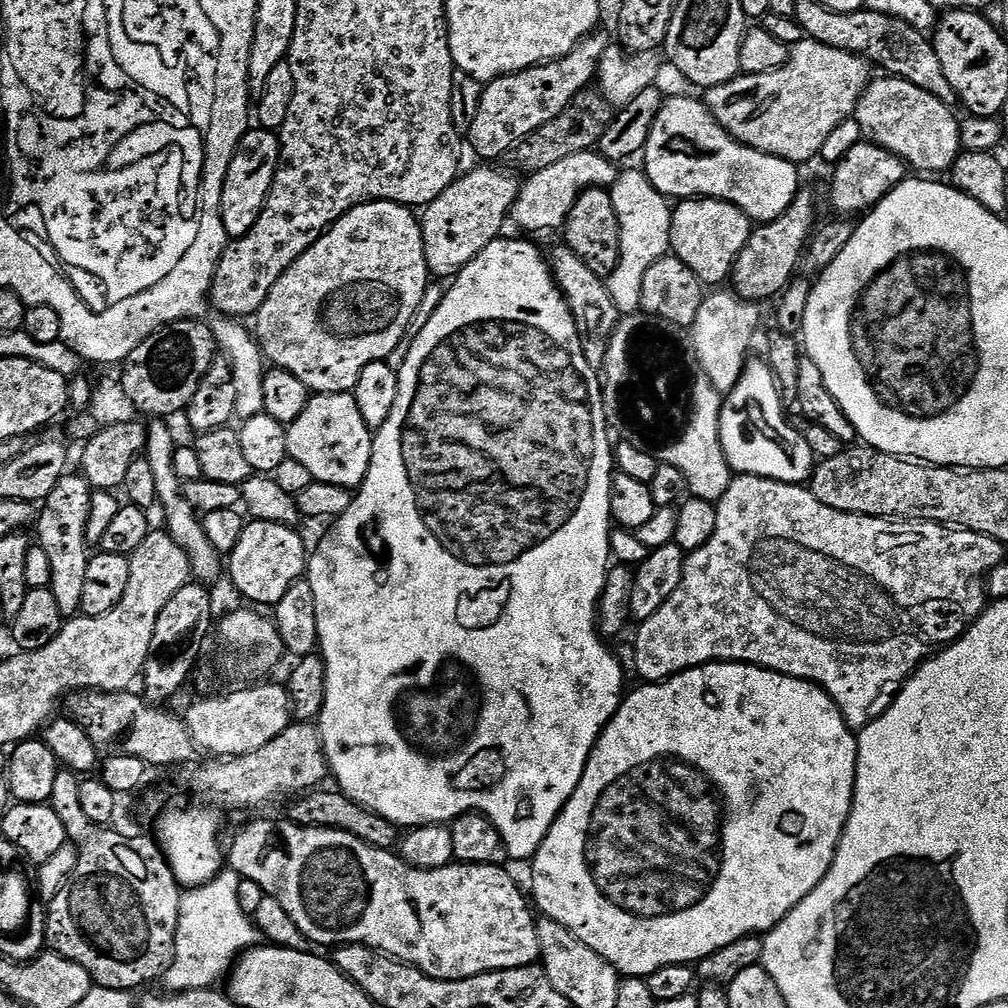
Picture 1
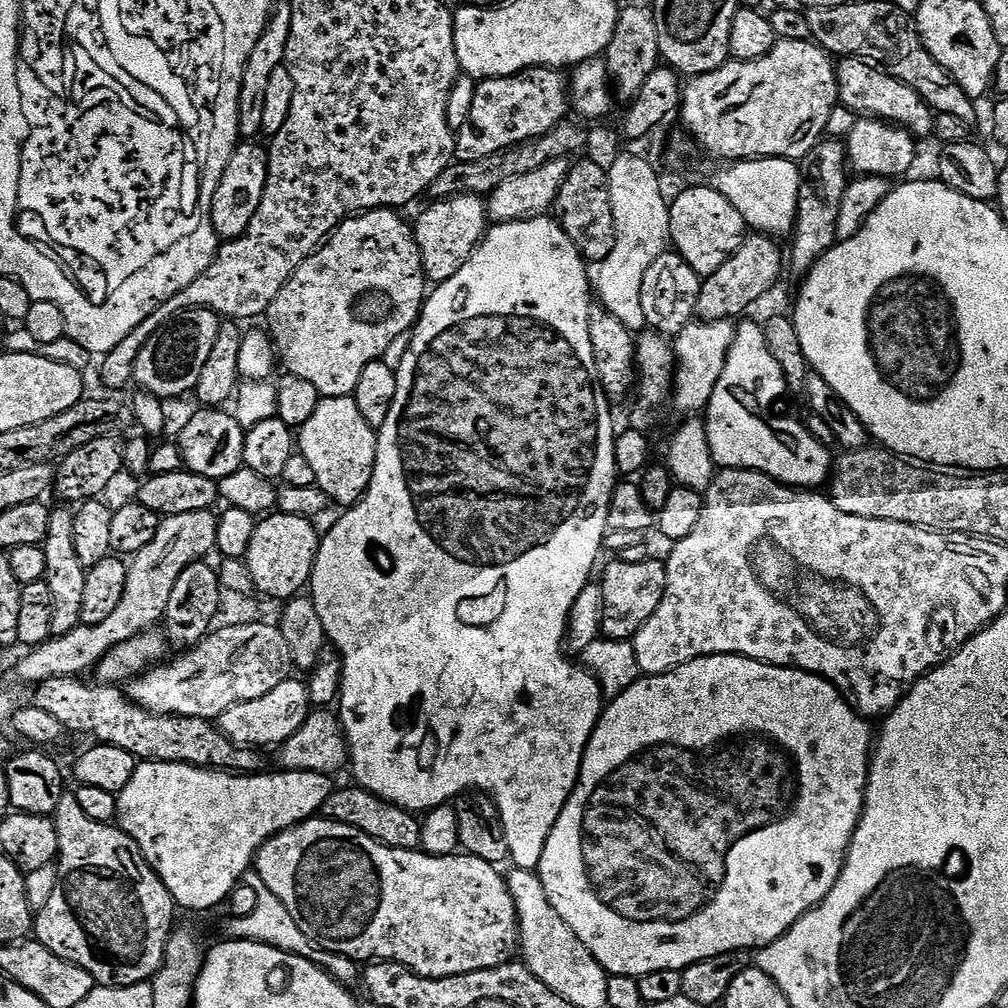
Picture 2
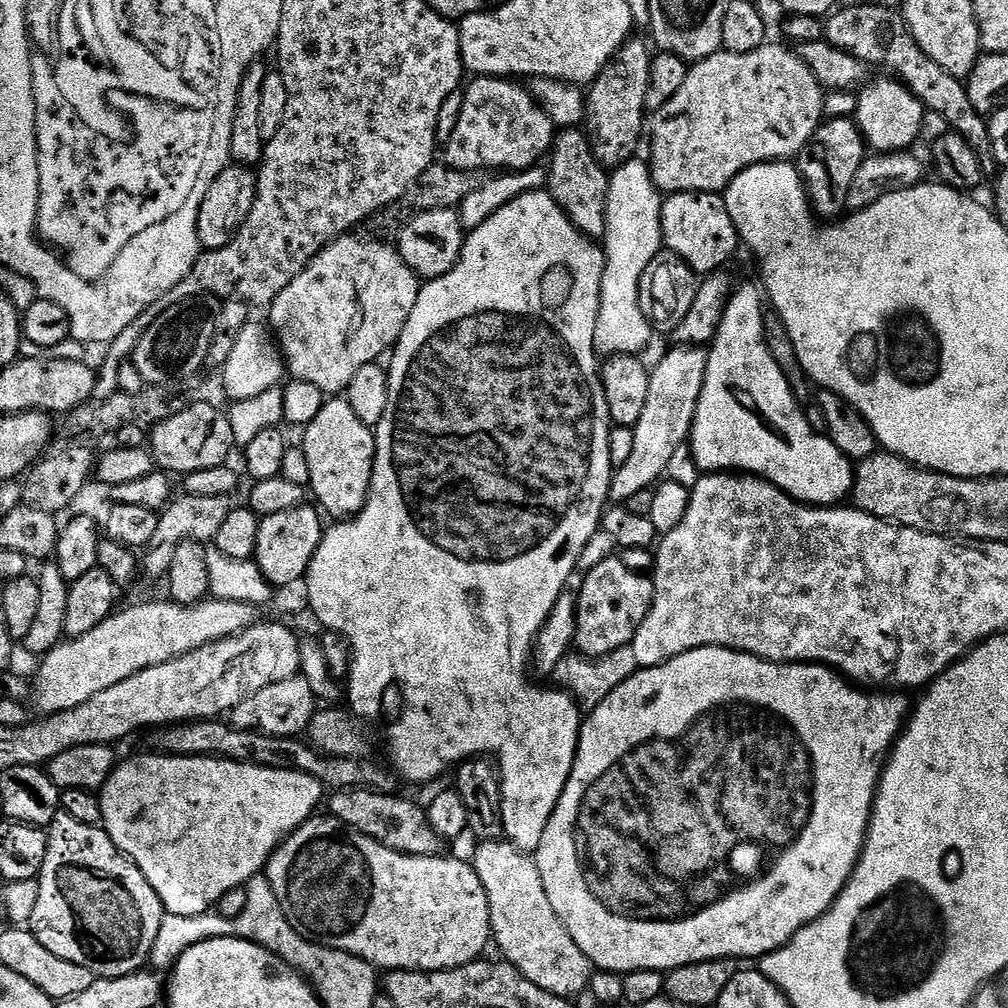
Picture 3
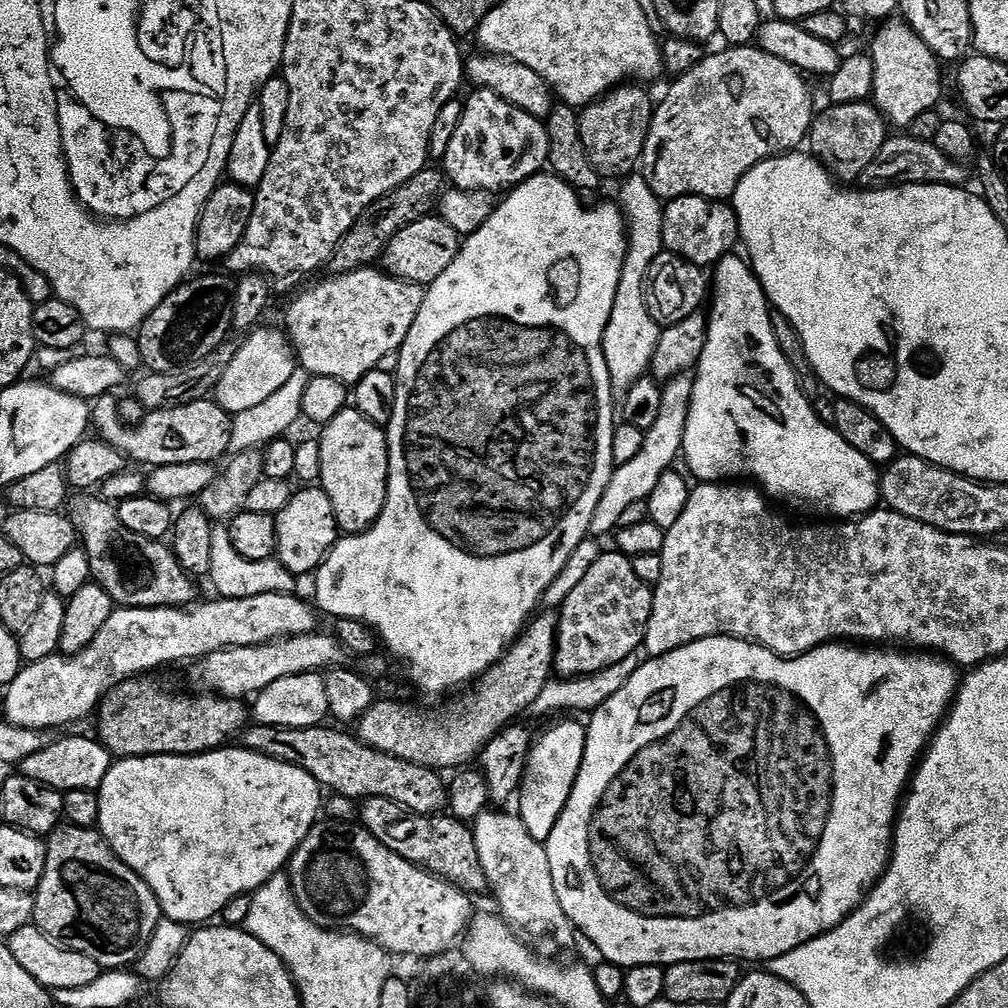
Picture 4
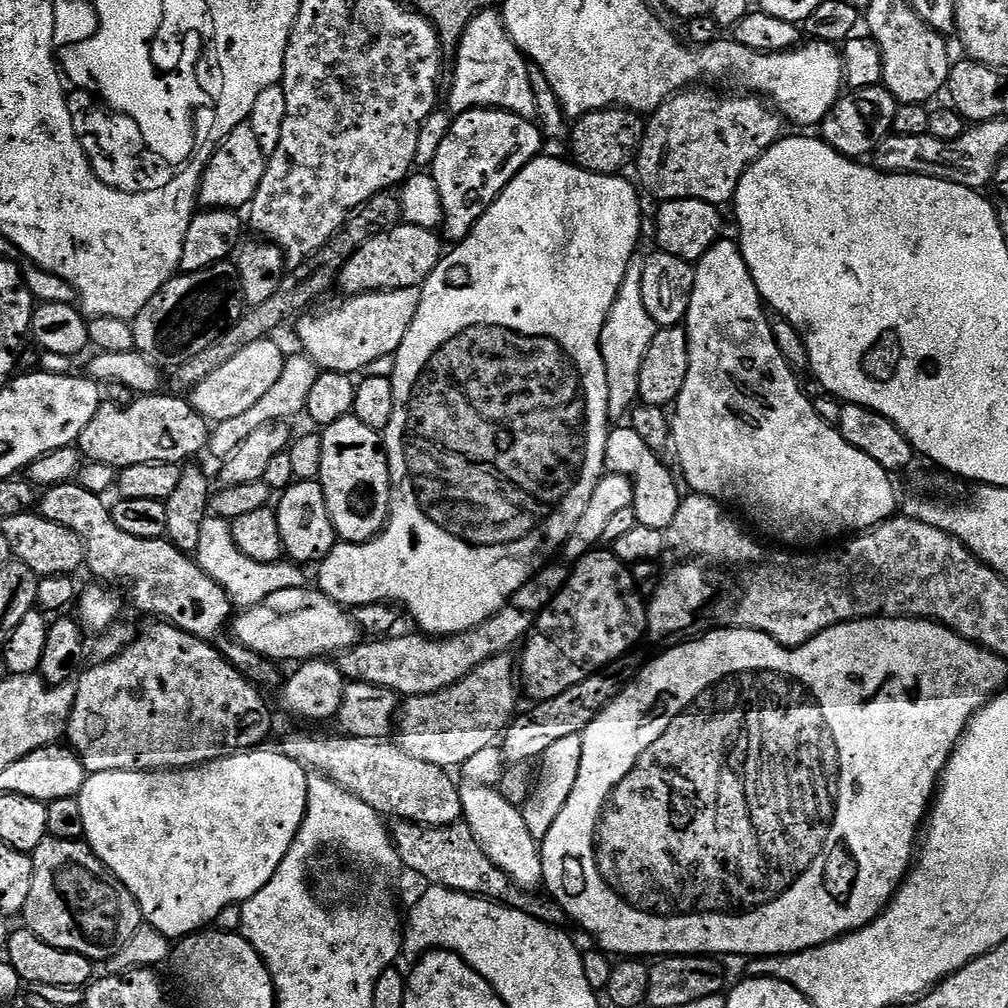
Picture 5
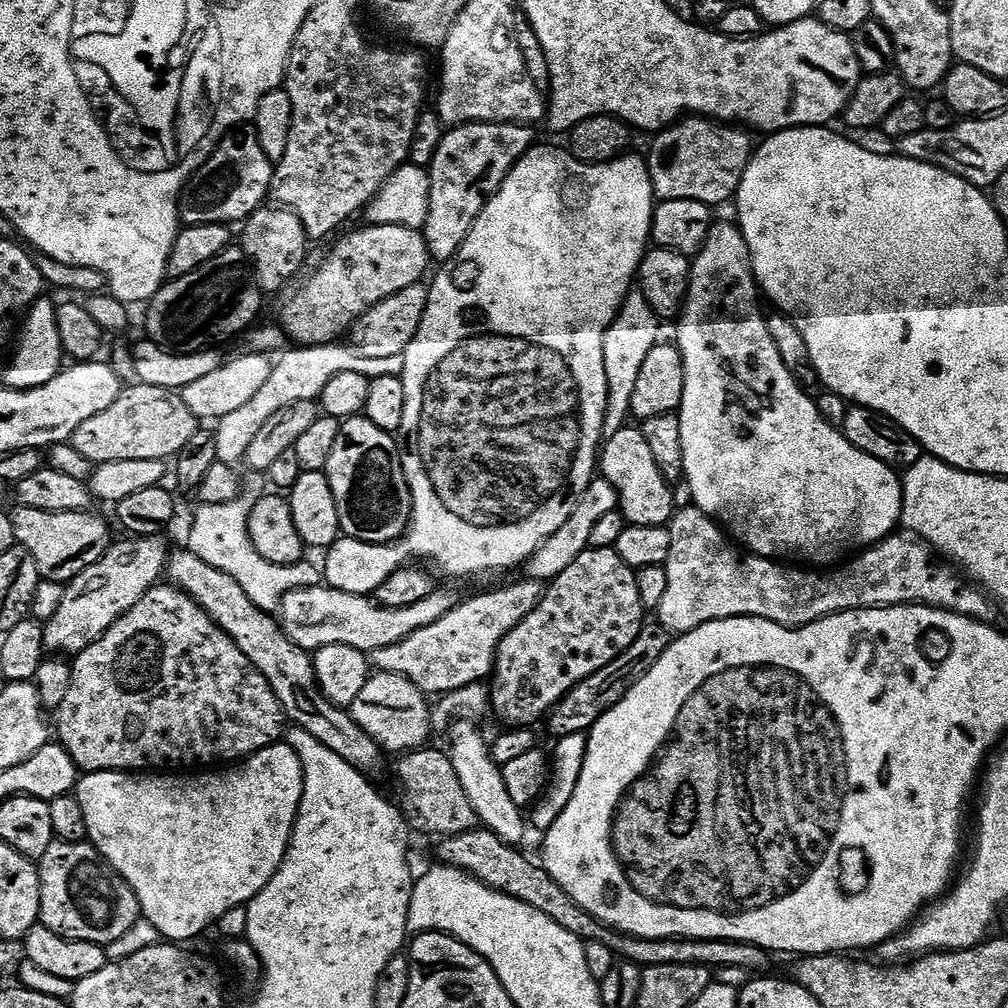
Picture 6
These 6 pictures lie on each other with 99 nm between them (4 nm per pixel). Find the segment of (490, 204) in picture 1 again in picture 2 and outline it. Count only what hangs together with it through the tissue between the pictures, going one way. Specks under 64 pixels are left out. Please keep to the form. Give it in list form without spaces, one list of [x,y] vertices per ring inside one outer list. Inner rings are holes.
[[[455,196],[449,200],[429,203],[429,208],[414,220],[416,245],[424,263],[424,275],[433,285],[446,282],[462,270],[464,263],[472,256],[484,238],[490,224],[486,204],[478,196]]]

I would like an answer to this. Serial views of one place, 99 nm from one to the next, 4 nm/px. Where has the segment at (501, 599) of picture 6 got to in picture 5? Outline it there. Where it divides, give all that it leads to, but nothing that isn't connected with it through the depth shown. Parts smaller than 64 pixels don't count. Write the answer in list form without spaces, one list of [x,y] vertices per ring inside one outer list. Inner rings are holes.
[[[562,562],[545,565],[534,577],[512,595],[508,604],[498,614],[476,628],[459,632],[453,636],[396,636],[368,638],[345,652],[339,653],[340,673],[357,684],[373,684],[389,688],[397,697],[434,694],[466,674],[470,674],[479,664],[495,656],[511,653],[512,647],[519,645],[535,626],[540,612],[561,591],[570,575],[569,567]]]

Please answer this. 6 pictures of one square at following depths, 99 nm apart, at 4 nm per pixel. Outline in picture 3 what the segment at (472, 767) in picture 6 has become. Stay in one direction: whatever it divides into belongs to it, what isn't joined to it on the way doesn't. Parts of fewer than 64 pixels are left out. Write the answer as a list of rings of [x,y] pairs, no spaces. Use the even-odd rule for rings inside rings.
[[[488,842],[476,852],[474,867],[476,872],[488,885],[488,895],[492,902],[494,913],[494,944],[500,947],[500,952],[507,963],[514,965],[519,972],[530,978],[542,990],[555,996],[576,998],[579,992],[588,988],[588,983],[594,980],[594,965],[587,953],[577,946],[574,938],[568,933],[559,914],[550,902],[550,894],[546,890],[546,882],[540,873],[539,863],[529,853],[523,852],[511,842]]]

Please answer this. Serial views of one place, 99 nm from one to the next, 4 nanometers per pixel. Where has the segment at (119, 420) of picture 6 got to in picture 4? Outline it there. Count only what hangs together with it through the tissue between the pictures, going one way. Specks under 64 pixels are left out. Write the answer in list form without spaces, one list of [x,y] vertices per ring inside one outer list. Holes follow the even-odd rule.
[[[109,394],[100,396],[91,405],[90,420],[98,431],[99,439],[105,441],[110,446],[114,446],[129,461],[137,460],[140,464],[147,466],[174,466],[175,464],[185,464],[186,462],[202,462],[212,464],[228,448],[228,443],[232,440],[232,424],[229,413],[225,412],[215,399],[199,400],[190,402],[184,408],[159,408],[157,412],[148,412],[142,423],[134,428],[127,428],[120,424],[119,414],[116,412],[117,397]]]

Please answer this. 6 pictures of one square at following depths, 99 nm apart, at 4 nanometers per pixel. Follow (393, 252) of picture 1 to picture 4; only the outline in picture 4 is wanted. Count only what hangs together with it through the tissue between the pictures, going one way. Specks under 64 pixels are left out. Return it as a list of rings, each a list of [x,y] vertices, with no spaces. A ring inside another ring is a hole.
[[[376,266],[327,278],[309,292],[299,293],[301,296],[284,316],[283,327],[299,367],[309,377],[338,378],[355,386],[367,372],[379,369],[386,354],[400,351],[414,318],[418,318],[418,310],[422,310],[426,288],[389,276]]]

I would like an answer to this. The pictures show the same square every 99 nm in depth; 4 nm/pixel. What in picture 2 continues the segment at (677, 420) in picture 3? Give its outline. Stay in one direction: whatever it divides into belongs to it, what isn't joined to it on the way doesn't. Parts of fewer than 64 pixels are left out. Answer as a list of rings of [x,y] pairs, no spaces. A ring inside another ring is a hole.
[[[719,320],[713,324],[693,322],[684,327],[674,338],[676,357],[674,404],[677,404],[682,411],[690,412],[686,414],[700,414],[707,409],[735,338],[736,329],[730,320]]]

